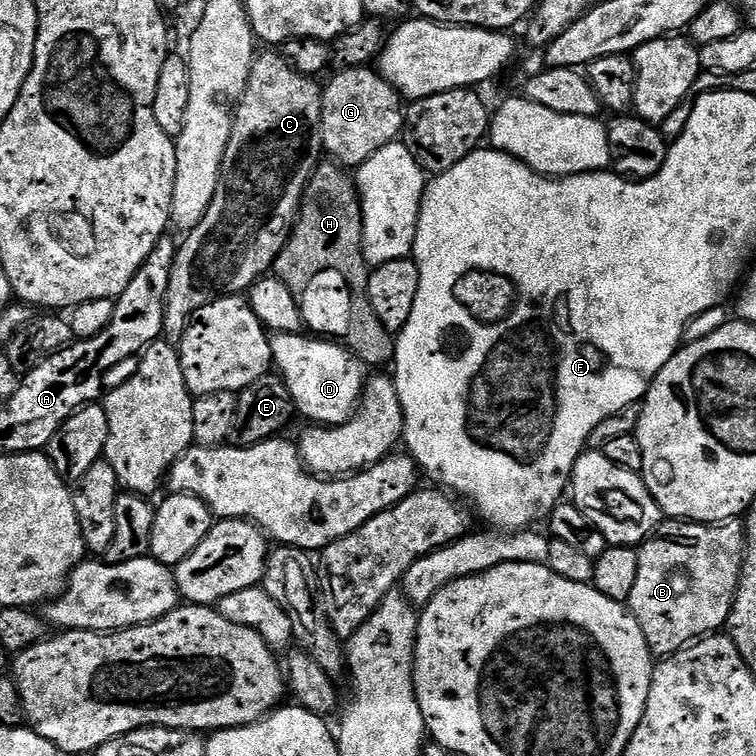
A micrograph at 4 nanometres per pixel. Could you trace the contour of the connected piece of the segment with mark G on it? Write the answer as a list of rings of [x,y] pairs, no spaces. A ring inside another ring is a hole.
[[[372,66],[341,68],[329,84],[323,85],[322,110],[320,111],[320,139],[325,153],[345,169],[355,170],[369,160],[382,146],[397,143],[406,123],[406,104],[396,87]]]

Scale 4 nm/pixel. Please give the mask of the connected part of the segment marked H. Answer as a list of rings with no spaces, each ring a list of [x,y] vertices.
[[[321,162],[312,171],[304,191],[304,201],[300,203],[300,215],[292,226],[286,246],[276,259],[274,276],[289,288],[296,284],[296,276],[316,272],[316,268],[344,268],[352,279],[361,279],[365,283],[370,271],[370,265],[364,258],[364,215],[360,189],[356,187],[355,179],[336,162]]]

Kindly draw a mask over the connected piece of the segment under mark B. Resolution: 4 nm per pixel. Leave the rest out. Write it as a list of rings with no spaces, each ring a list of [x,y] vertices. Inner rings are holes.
[[[739,519],[723,522],[672,520],[661,523],[658,532],[639,545],[638,579],[634,581],[634,590],[630,590],[626,607],[638,626],[642,626],[653,657],[667,658],[703,637],[719,633],[727,625],[740,585],[740,572],[744,569],[746,528]]]

